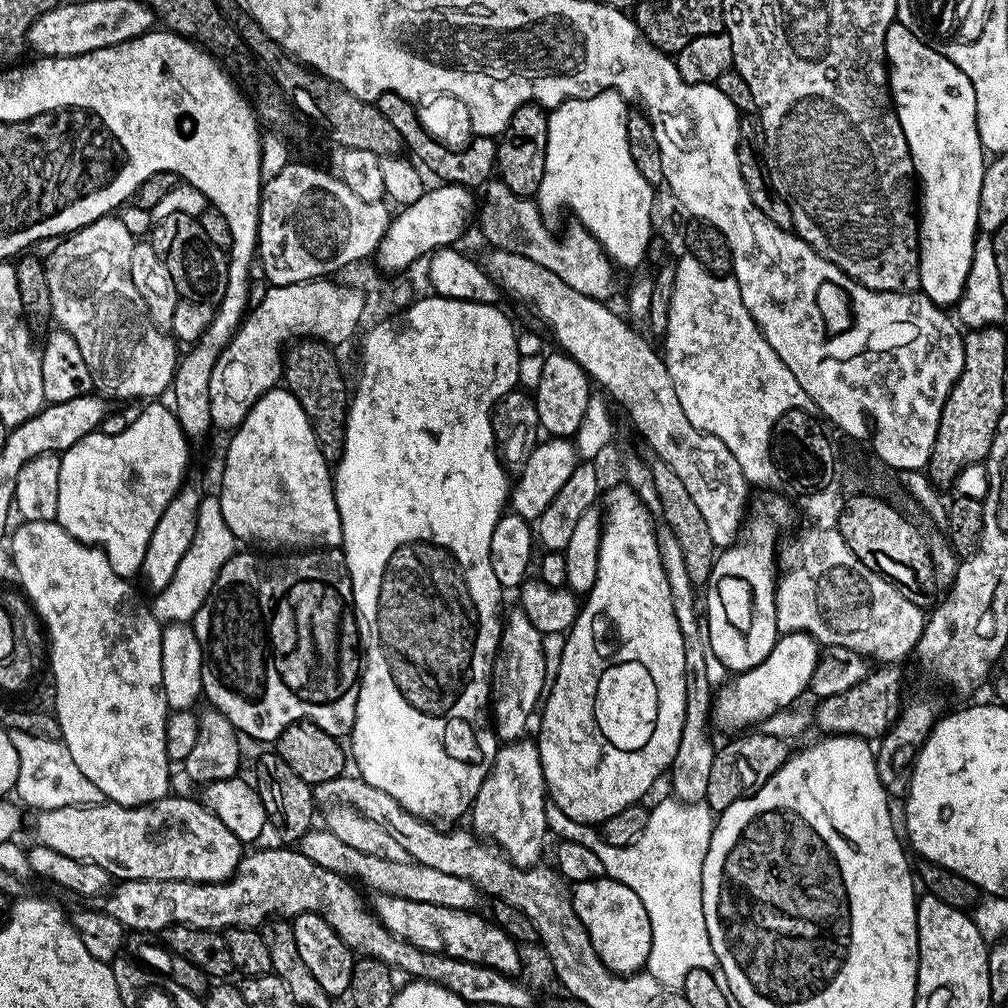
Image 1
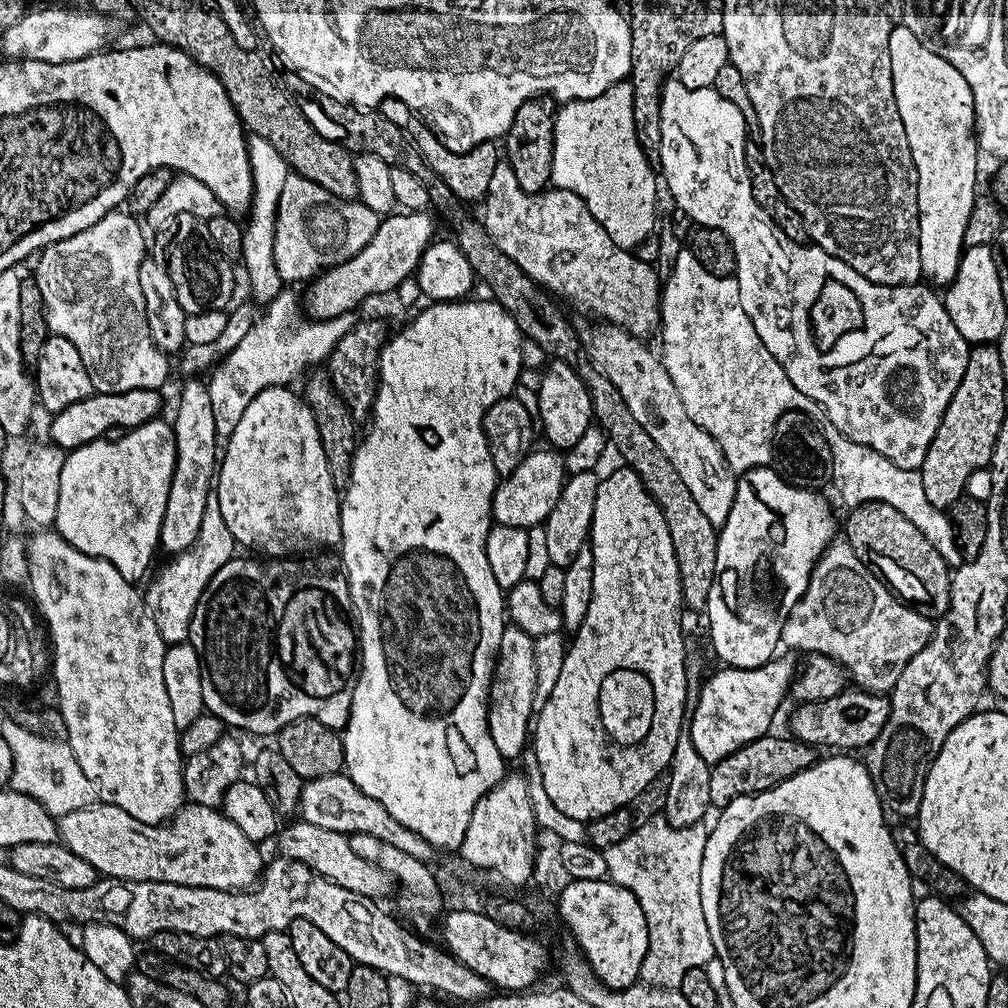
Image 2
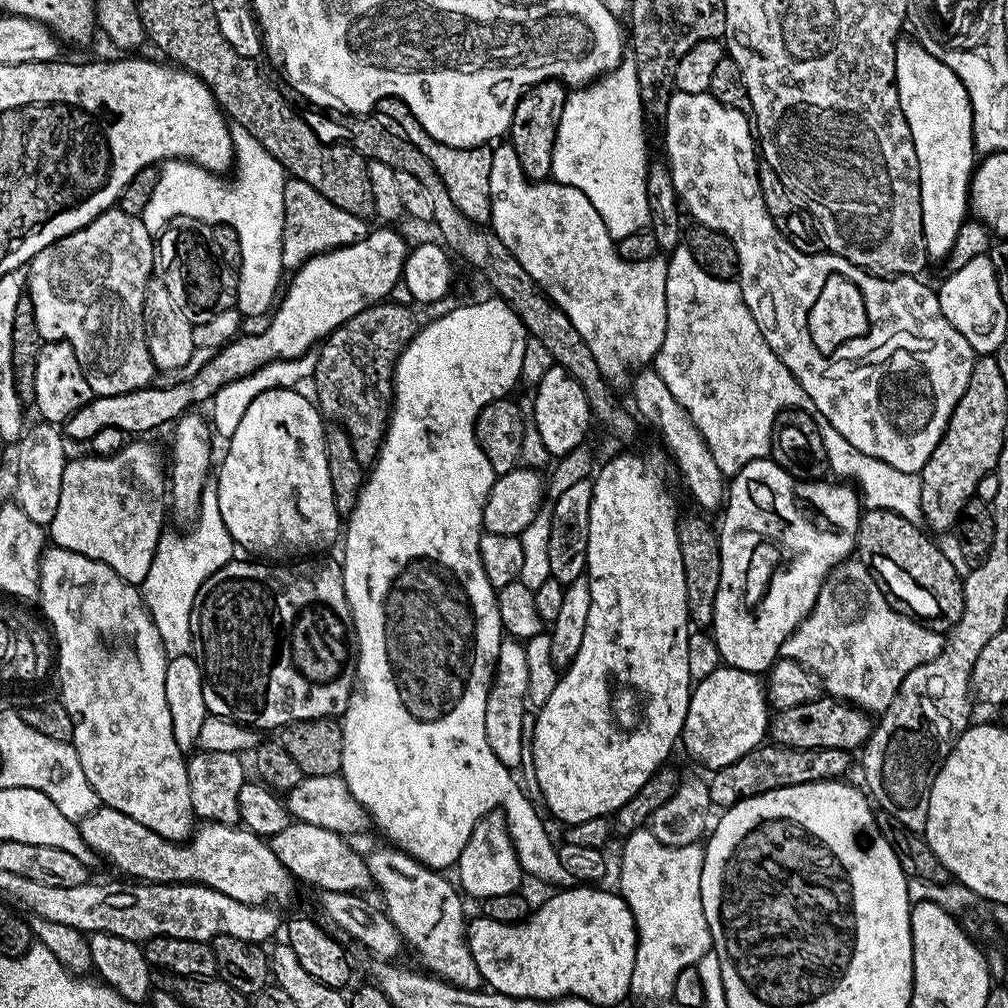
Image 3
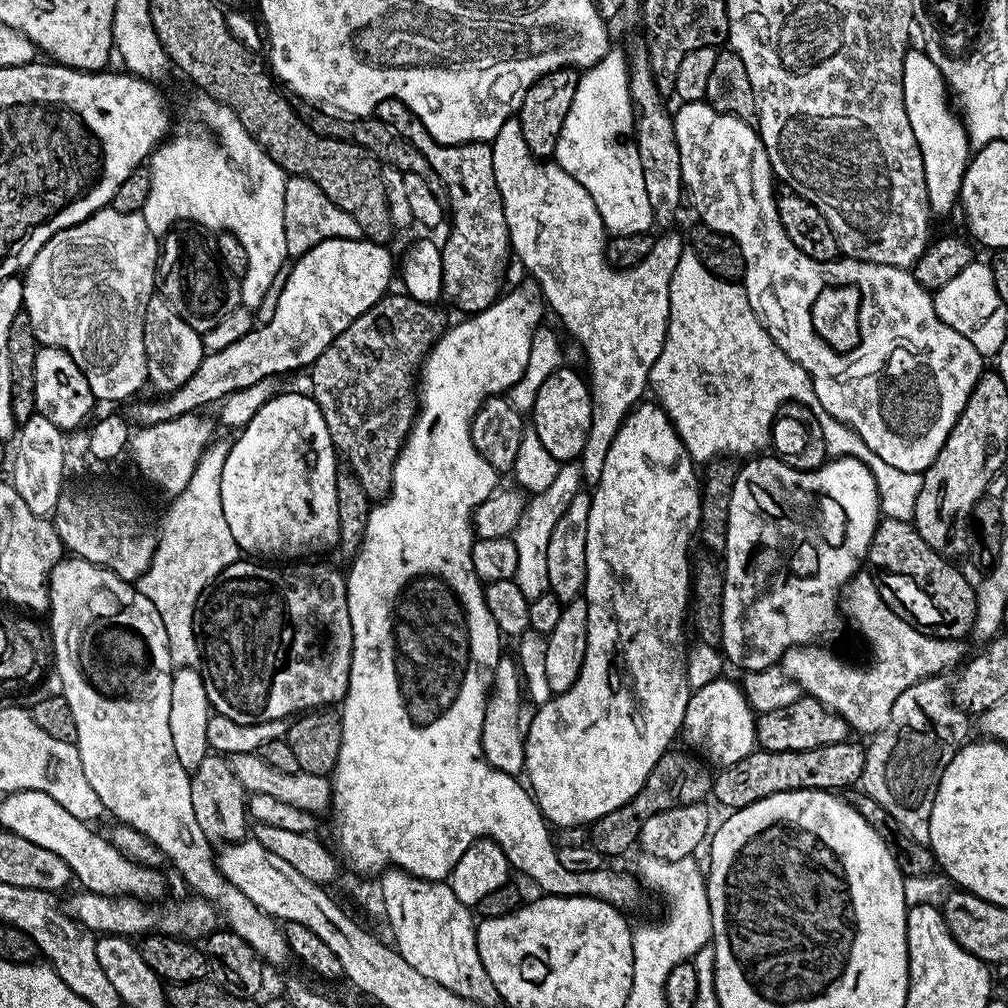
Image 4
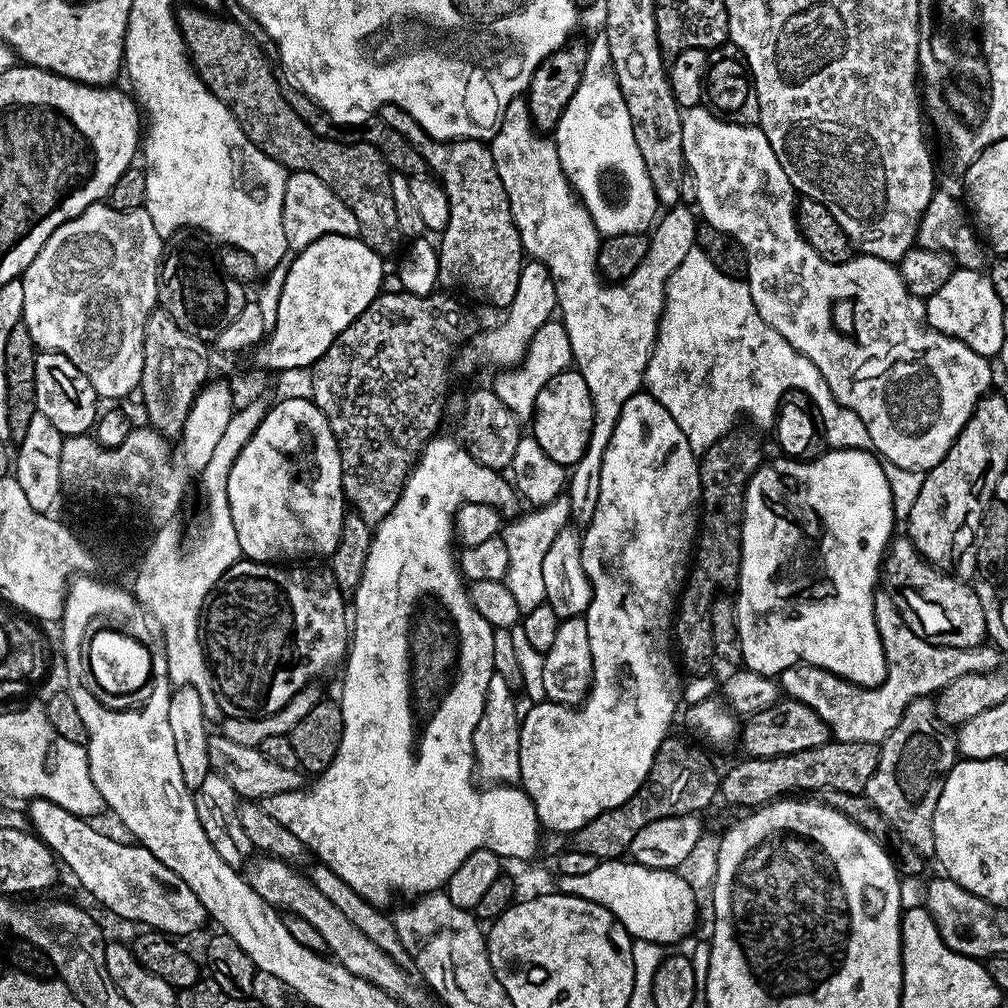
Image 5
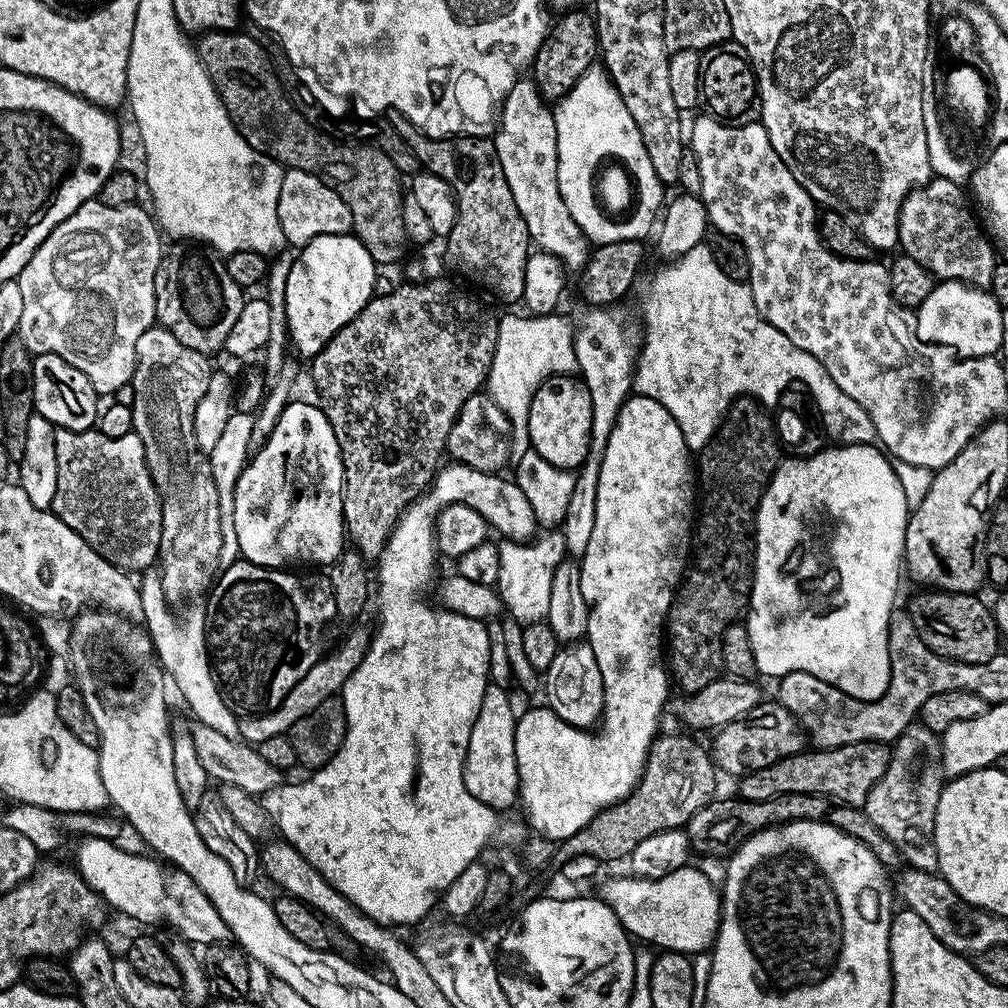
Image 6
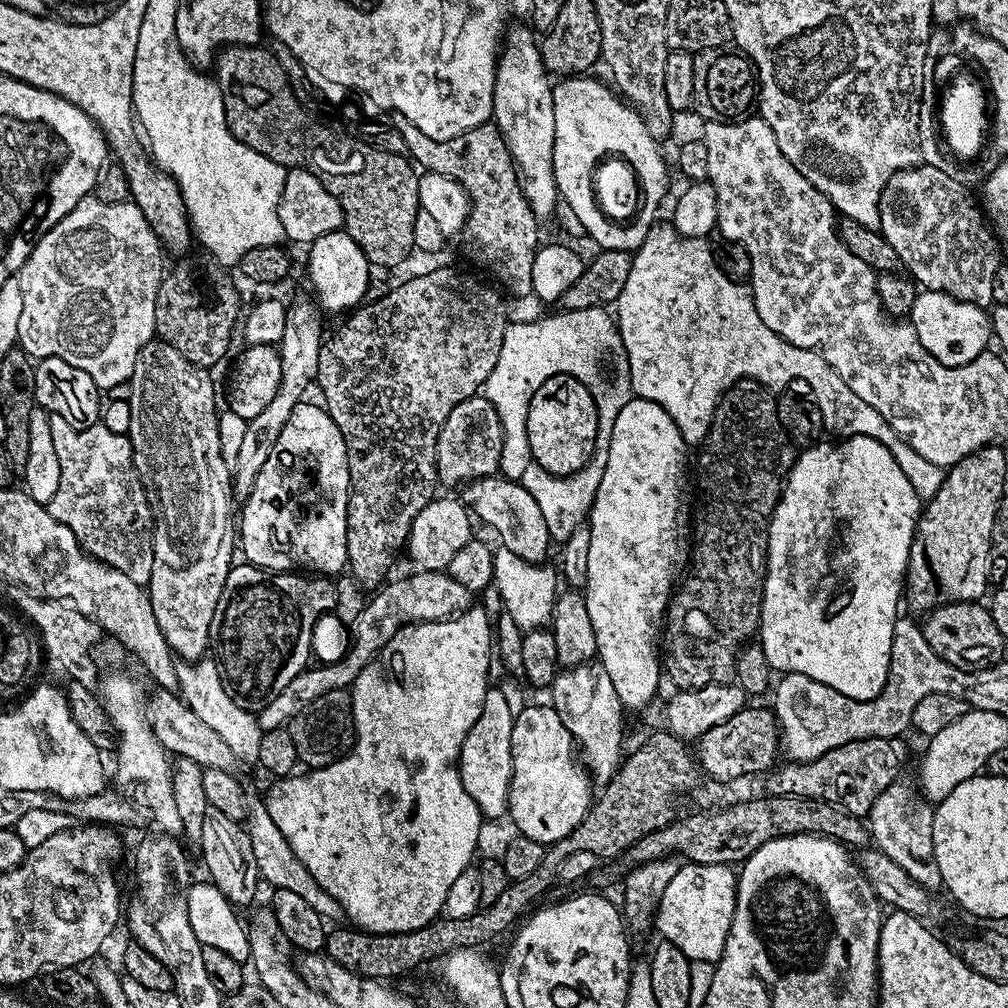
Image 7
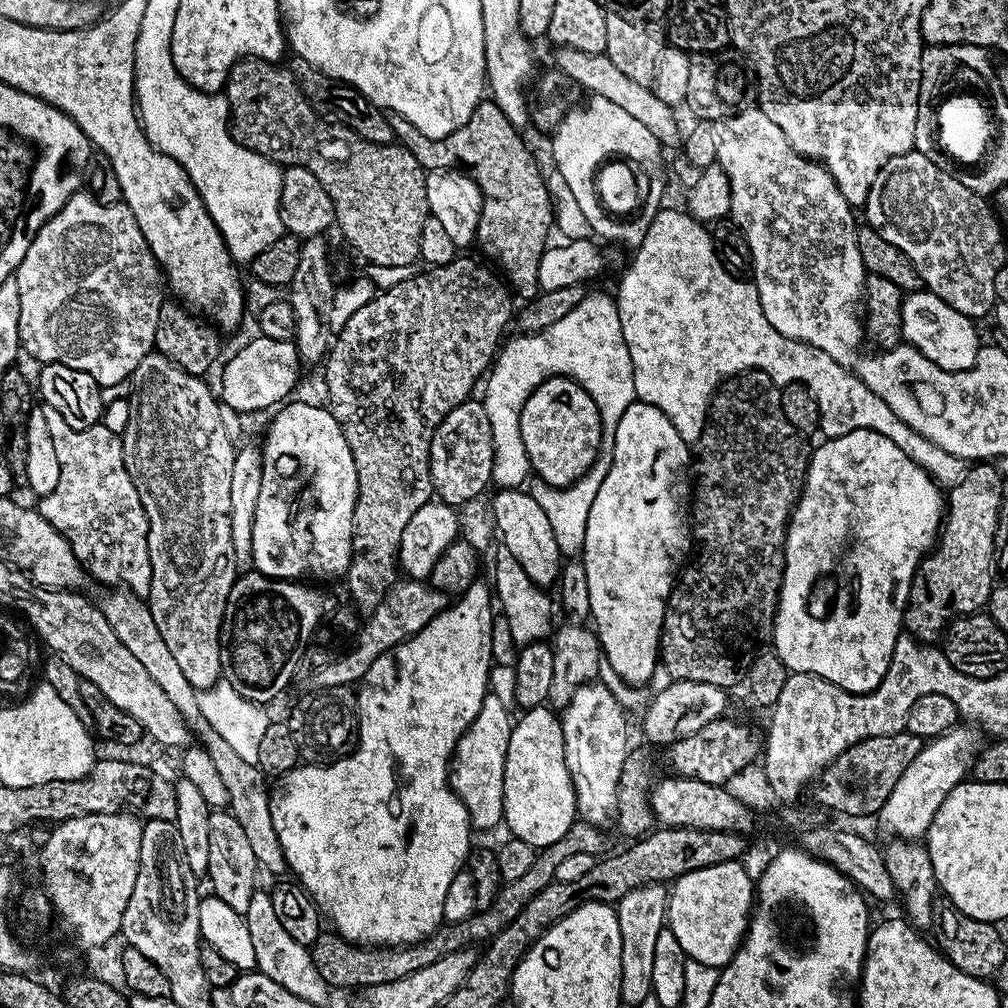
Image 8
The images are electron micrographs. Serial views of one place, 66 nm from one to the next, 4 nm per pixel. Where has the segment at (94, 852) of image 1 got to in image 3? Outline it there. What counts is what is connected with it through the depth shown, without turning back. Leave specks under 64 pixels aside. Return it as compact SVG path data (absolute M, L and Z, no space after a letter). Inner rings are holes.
M101 806L96 811L87 813L79 821L78 827L86 846L91 848L101 861L109 860L120 871L117 873L123 874L136 882L204 884L207 888L218 890L243 904L263 904L265 906L276 902L272 900L288 900L292 896L294 877L288 873L286 866L282 866L282 862L278 862L271 843L255 836L253 832L248 831L243 826L204 822L193 831L187 842L177 842L164 840L162 834L154 834L154 830L142 826L142 822L134 822L134 818L130 818L130 814L122 814L113 808Z

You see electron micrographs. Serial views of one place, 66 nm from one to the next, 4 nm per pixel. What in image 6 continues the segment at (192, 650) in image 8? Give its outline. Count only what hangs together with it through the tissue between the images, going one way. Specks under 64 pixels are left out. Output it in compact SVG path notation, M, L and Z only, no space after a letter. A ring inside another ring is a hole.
M159 326L147 328L142 338L138 338L136 369L130 381L132 431L138 434L138 438L142 438L144 461L148 463L152 481L156 483L156 488L160 492L162 538L158 553L158 575L162 590L172 598L188 596L195 588L203 586L204 579L208 575L211 577L217 571L220 564L220 551L224 545L218 490L214 486L208 456L199 448L190 446L196 438L196 423L194 422L196 407L206 394L214 371L212 362L209 357L196 350L190 350L190 346L184 346L182 342L178 342L178 338L170 334L170 330Z

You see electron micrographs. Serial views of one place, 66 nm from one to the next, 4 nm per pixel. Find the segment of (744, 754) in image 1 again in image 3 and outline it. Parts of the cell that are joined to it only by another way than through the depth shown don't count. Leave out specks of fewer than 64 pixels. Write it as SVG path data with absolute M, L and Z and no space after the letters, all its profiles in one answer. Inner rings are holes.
M765 743L750 750L738 762L715 769L708 780L708 793L713 805L731 808L740 800L786 786L813 784L819 780L840 780L852 764L853 757L841 748L783 748L781 744Z

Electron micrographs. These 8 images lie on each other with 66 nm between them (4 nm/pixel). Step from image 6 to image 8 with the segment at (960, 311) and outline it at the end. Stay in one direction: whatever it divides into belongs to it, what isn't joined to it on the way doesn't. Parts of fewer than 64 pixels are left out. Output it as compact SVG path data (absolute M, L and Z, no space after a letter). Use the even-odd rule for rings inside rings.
M921 290L905 295L902 306L903 339L942 370L964 372L974 366L982 341L972 324L975 324L973 317L954 310L954 306L942 302L942 298L933 292Z

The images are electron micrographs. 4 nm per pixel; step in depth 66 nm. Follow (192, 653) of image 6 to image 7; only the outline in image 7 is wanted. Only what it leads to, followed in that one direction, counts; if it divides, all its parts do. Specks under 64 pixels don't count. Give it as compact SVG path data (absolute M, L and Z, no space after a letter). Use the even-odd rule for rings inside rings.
M201 658L195 662L180 662L176 665L178 674L178 692L185 704L210 726L210 730L215 730L218 738L230 746L230 750L236 755L237 761L255 762L258 758L258 742L262 731L257 717L253 713L246 711L242 706L230 698L230 694L224 688L224 680L220 676L220 669L212 658Z

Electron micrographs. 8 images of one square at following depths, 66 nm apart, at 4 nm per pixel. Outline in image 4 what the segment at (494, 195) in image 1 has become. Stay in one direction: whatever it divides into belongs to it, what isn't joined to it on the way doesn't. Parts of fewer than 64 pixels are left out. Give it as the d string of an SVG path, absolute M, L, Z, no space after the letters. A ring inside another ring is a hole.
M513 118L507 120L502 126L502 130L498 130L495 140L491 141L492 157L494 158L494 182L498 182L498 194L502 194L502 206L506 216L506 226L508 227L508 237L512 243L512 252L518 259L524 263L524 268L529 277L536 281L540 287L540 294L544 297L547 307L556 311L556 316L562 323L568 327L568 332L572 335L571 339L579 344L580 349L584 352L586 361L587 379L590 381L590 391L592 393L592 421L590 422L590 434L586 438L586 446L582 450L582 454L578 457L580 469L584 472L584 484L595 486L602 478L602 466L606 466L606 453L610 450L610 446L614 442L614 438L618 434L620 425L623 424L630 411L645 399L644 391L649 391L650 381L652 379L652 367L658 358L658 354L662 354L662 346L668 337L668 319L670 318L670 278L674 278L674 270L678 270L678 258L682 258L682 254L686 250L685 237L679 236L676 230L668 230L663 234L657 235L652 241L652 249L650 254L646 254L646 258L642 258L642 262L638 262L638 266L633 268L613 268L608 263L608 254L606 251L606 229L602 222L602 214L598 210L598 206L594 206L594 198L590 198L590 194L586 194L586 190L577 182L570 174L566 174L566 170L562 170L559 164L555 162L545 162L538 158L530 150L530 146L526 146L526 142L522 138L522 126L519 119Z

